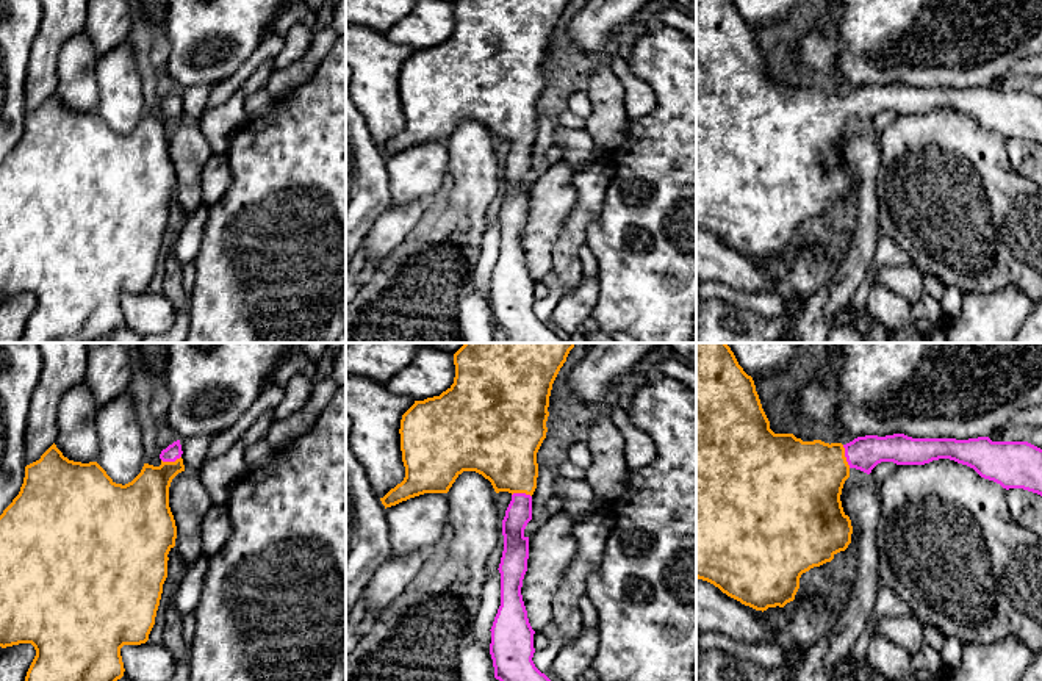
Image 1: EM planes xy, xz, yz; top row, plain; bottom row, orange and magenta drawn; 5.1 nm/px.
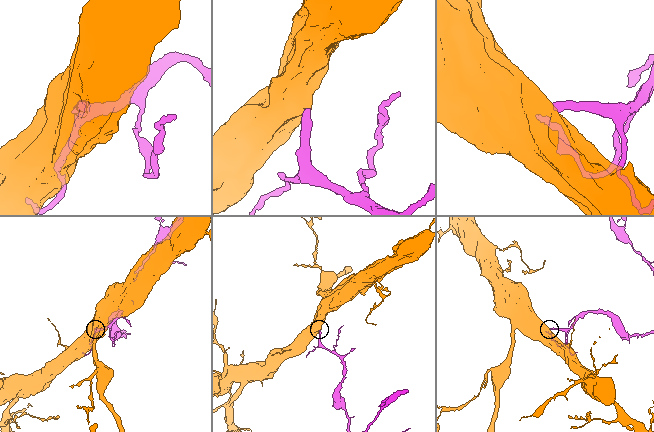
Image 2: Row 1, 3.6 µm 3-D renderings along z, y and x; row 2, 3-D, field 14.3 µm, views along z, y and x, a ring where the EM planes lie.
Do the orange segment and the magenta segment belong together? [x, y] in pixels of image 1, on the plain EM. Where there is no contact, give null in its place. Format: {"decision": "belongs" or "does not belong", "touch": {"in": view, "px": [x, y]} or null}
{"decision": "belongs", "touch": {"in": "yz", "px": [844, 105]}}

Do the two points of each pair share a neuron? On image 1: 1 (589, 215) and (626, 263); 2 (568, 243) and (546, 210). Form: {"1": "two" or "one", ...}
{"1": "two", "2": "two"}

